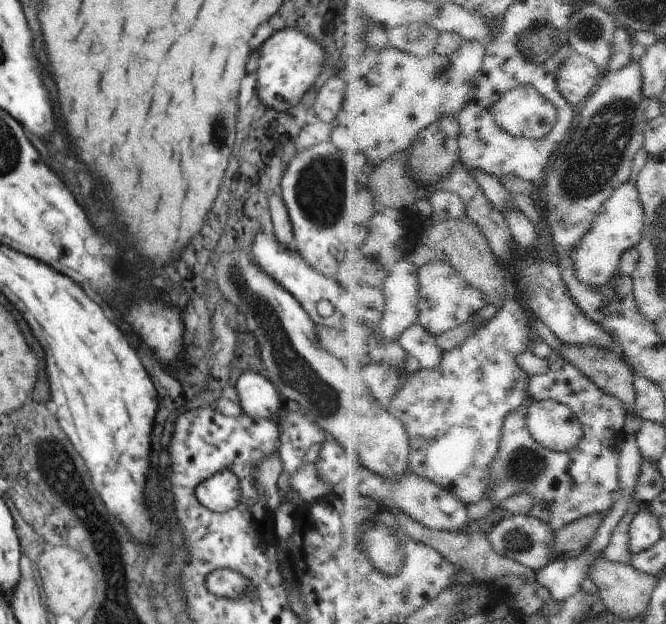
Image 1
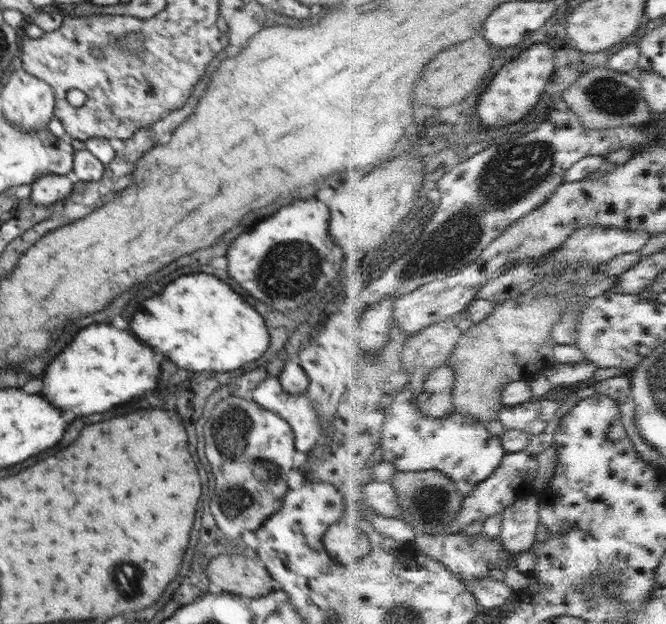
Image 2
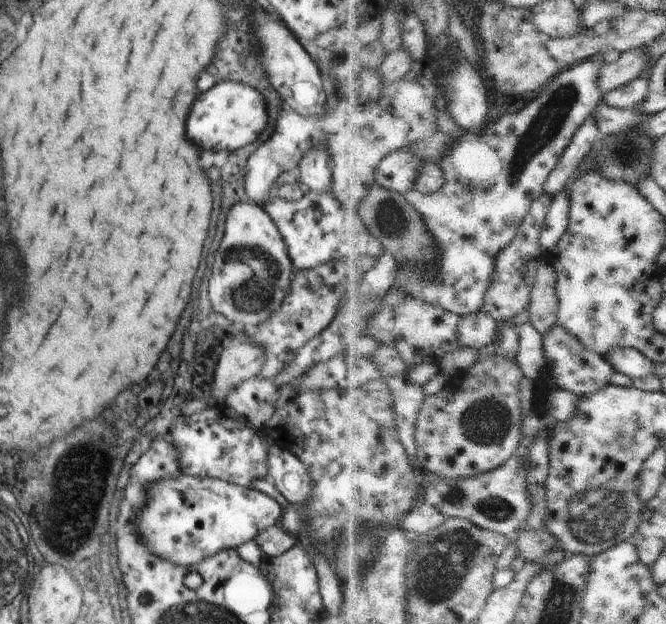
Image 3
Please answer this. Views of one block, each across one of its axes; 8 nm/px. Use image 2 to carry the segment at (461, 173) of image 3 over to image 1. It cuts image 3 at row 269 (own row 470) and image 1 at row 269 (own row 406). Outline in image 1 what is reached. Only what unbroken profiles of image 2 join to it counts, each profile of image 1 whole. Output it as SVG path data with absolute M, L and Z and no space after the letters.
M409 256L404 257L384 286L387 311L381 324L385 341L399 338L419 322L421 313L421 280L419 267Z

